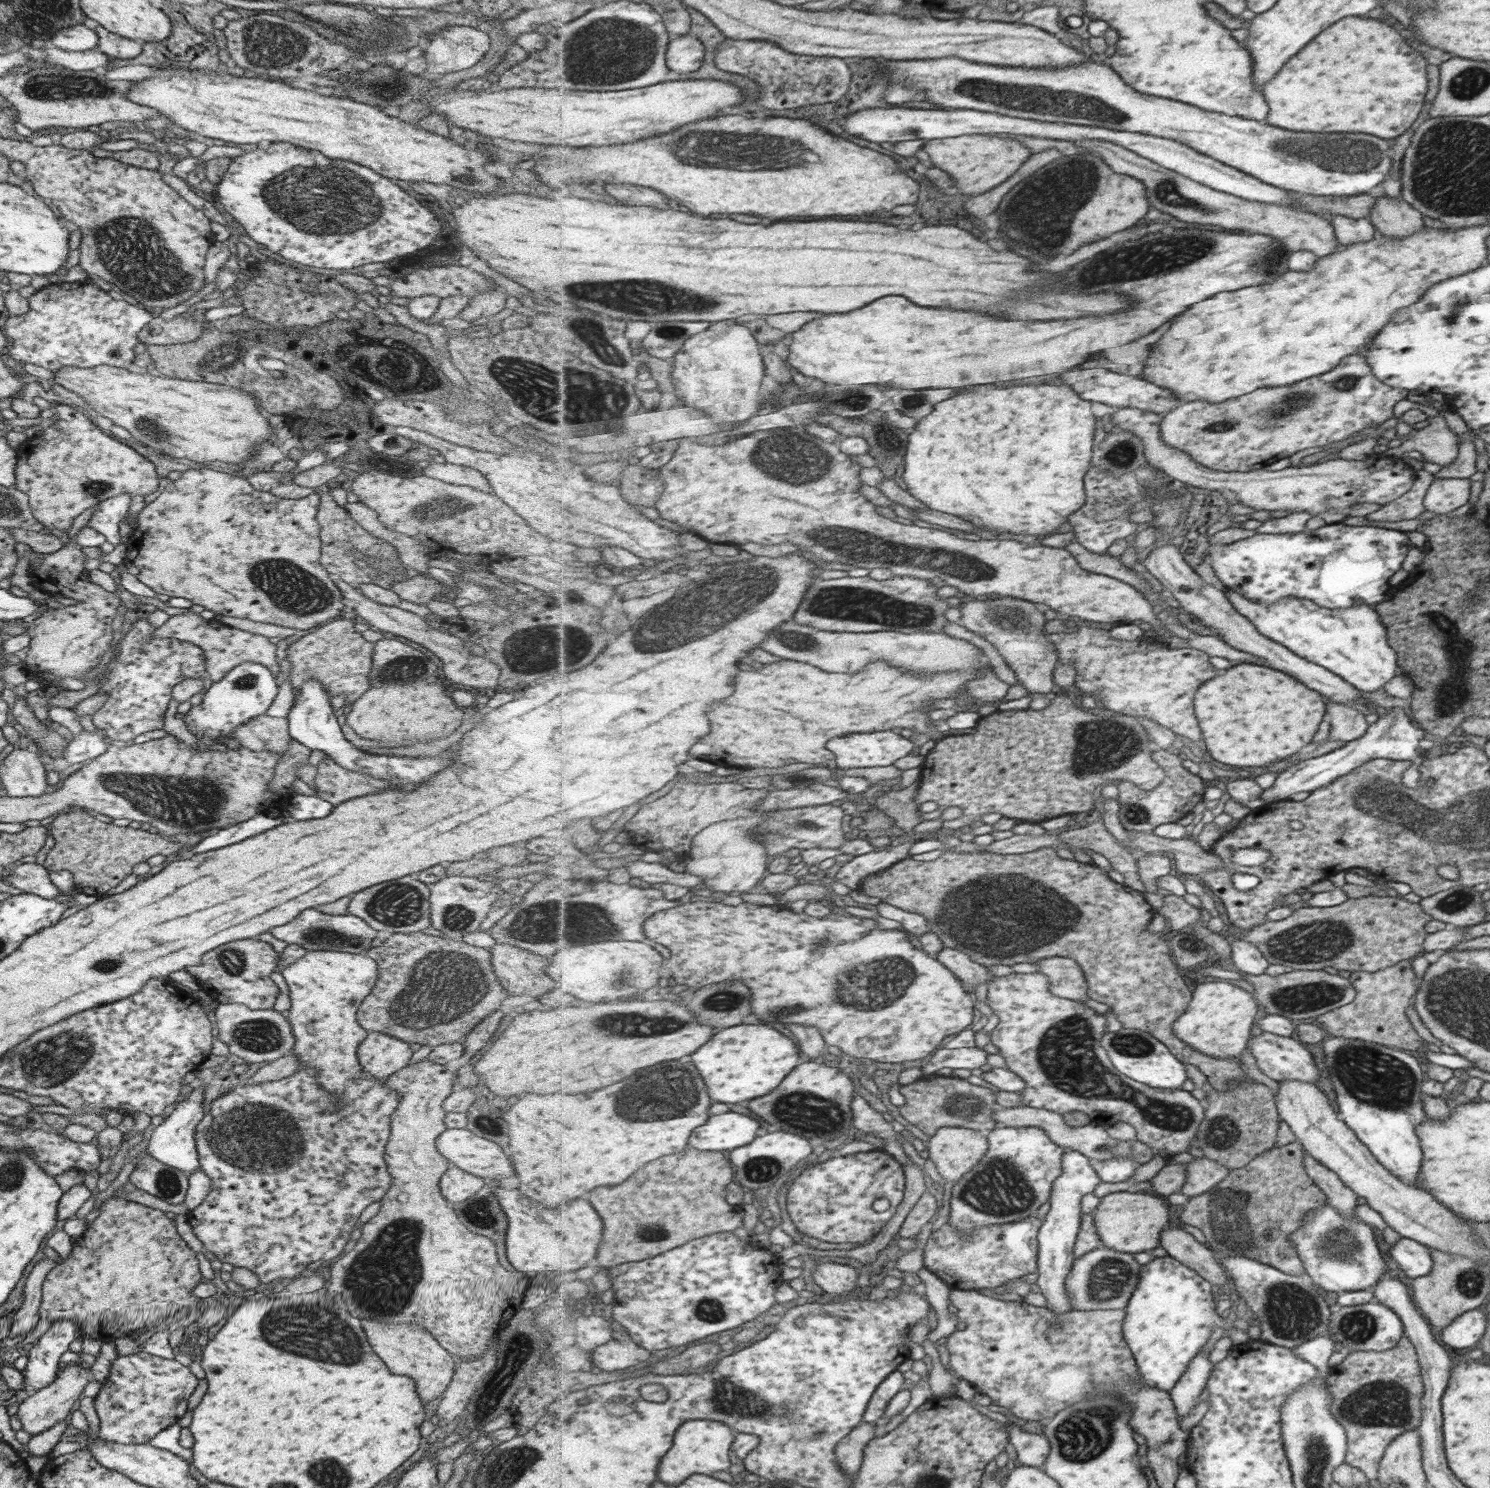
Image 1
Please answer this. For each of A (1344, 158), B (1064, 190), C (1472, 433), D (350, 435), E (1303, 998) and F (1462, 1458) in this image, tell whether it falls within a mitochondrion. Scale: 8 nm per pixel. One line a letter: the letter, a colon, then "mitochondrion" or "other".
A: mitochondrion
B: mitochondrion
C: other
D: other
E: mitochondrion
F: other

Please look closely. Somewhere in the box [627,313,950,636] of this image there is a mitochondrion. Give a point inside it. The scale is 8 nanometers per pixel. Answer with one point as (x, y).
(810, 462)

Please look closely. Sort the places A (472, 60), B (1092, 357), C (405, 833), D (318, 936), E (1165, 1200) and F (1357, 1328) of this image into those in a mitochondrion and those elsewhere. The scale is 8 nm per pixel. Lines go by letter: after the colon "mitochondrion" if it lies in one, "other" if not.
A: other
B: other
C: other
D: mitochondrion
E: other
F: mitochondrion

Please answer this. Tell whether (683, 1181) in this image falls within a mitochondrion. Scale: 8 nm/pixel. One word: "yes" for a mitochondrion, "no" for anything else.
no

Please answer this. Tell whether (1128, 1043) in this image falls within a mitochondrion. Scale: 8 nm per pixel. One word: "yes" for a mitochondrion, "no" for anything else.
yes

